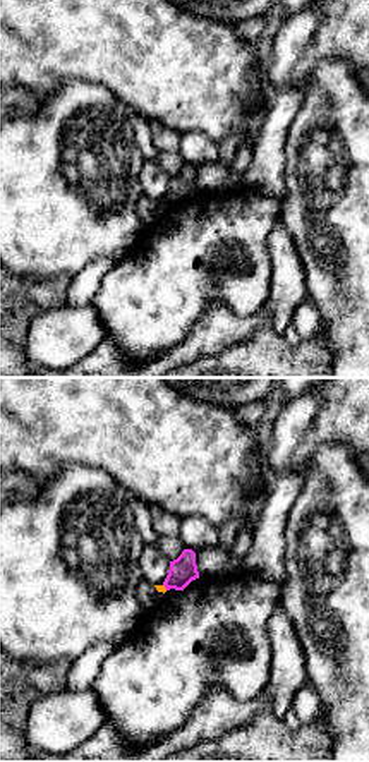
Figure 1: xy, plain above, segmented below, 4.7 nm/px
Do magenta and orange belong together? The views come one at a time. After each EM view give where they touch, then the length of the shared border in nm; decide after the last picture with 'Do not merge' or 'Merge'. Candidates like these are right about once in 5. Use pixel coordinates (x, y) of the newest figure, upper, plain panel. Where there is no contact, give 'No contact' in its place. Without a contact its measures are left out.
Touches magenta at (165, 203). Shared border 40 nm

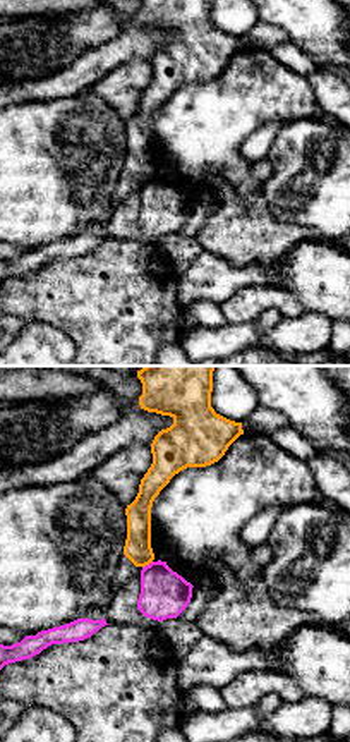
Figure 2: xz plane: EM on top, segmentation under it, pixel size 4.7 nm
Touches magenta at (146, 181). Shared border 60 nm

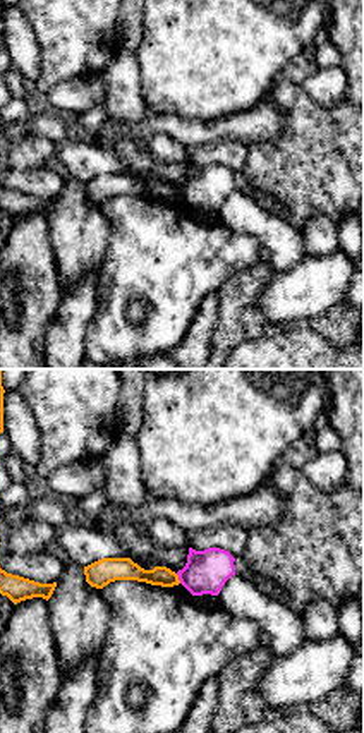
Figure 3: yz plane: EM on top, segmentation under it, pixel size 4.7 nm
Touches magenta at (179, 194). Shared border 50 nm

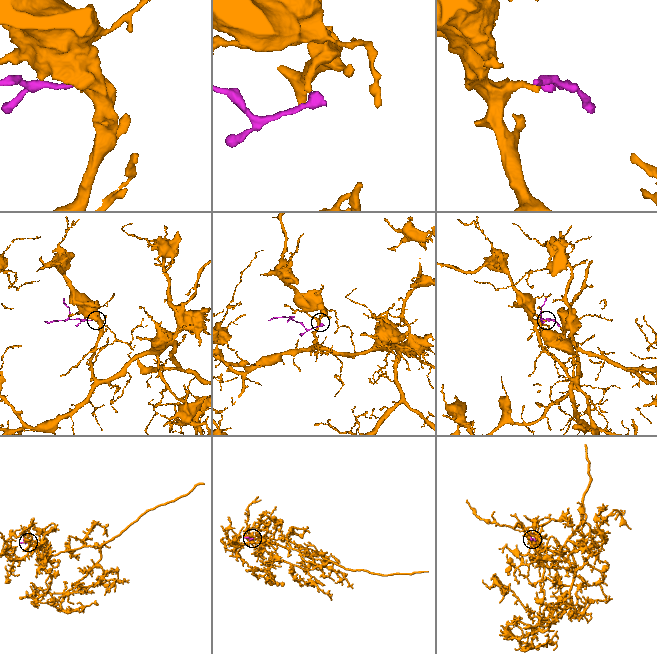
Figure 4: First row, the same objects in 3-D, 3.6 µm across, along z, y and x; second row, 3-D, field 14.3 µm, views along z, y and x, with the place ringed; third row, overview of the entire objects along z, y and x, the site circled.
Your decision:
Do not merge

